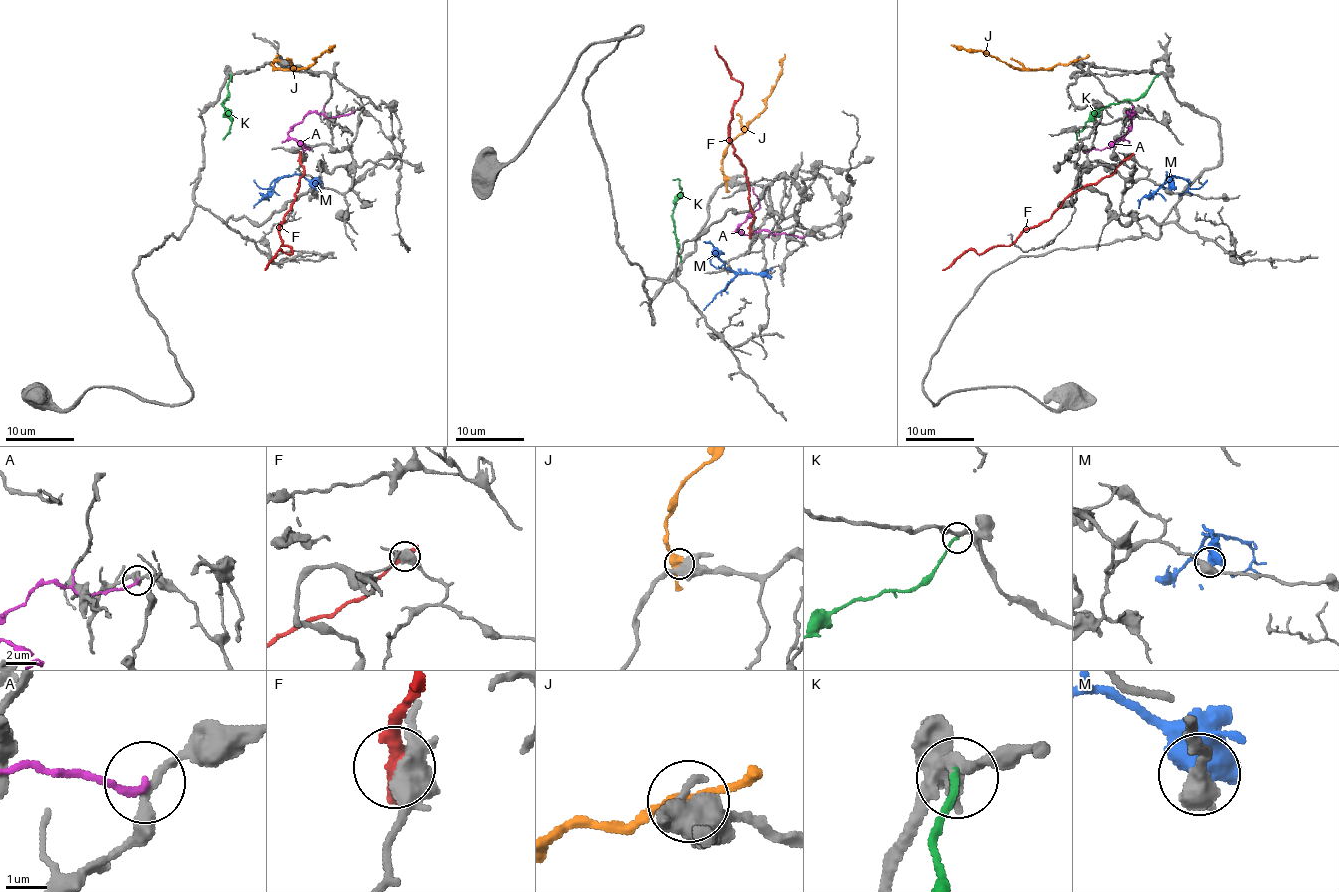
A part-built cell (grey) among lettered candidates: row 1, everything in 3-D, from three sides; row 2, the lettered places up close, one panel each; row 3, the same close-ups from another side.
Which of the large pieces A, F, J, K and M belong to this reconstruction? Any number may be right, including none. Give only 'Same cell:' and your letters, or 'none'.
Same cell: K

